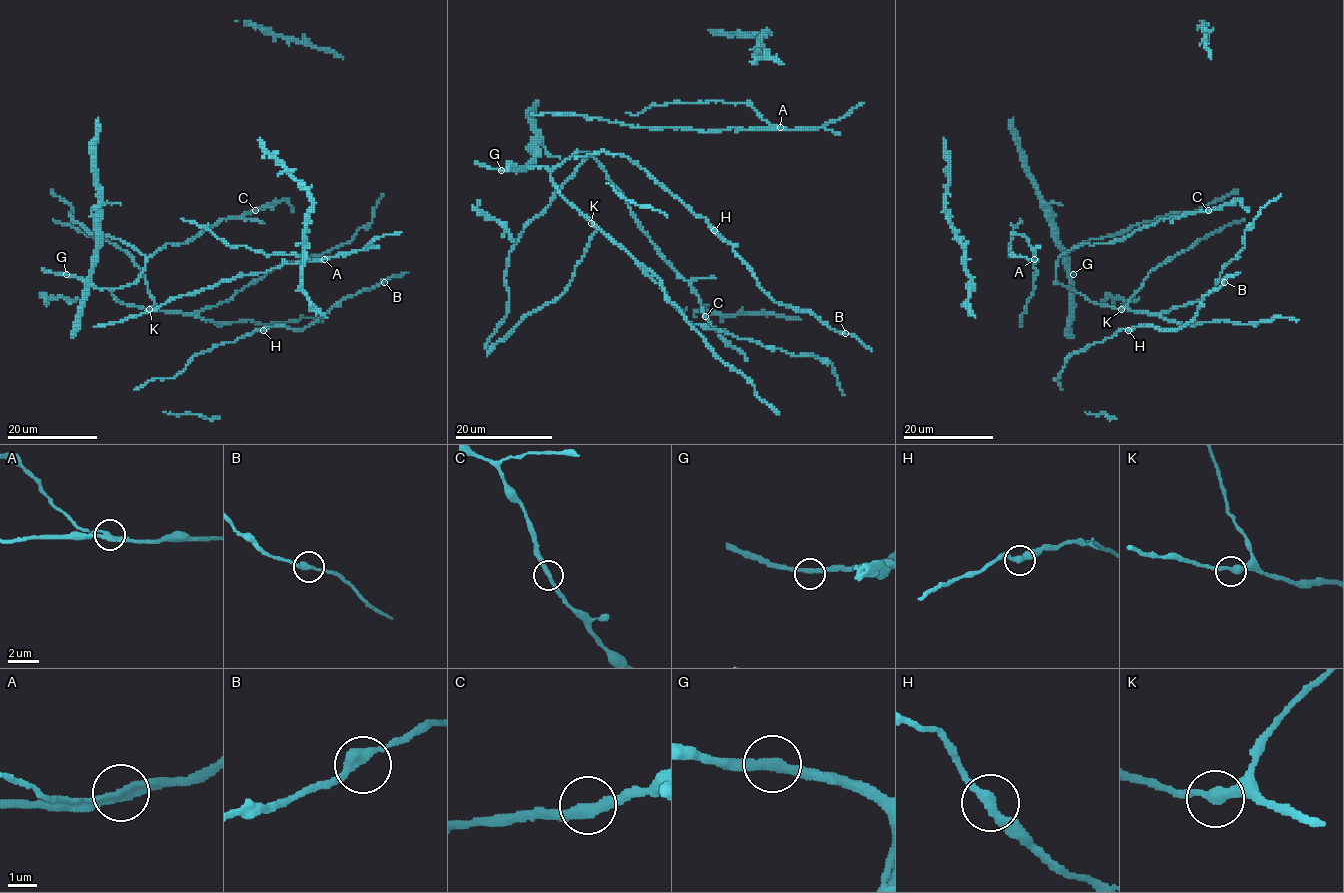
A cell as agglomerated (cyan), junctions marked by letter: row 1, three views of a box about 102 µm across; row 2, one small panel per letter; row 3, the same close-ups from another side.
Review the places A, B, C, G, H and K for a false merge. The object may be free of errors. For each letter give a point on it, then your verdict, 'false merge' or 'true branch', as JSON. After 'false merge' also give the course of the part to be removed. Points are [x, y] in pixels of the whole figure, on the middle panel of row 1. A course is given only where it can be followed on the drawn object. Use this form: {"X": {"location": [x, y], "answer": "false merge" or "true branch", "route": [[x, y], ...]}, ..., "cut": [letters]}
{"A": {"location": [780, 127], "answer": "false merge", "route": [[779, 128], [771, 127], [747, 103], [676, 102], [652, 106], [635, 116], [625, 112]]}, "B": {"location": [845, 333], "answer": "true branch"}, "C": {"location": [705, 316], "answer": "true branch"}, "G": {"location": [501, 170], "answer": "true branch"}, "H": {"location": [714, 230], "answer": "true branch"}, "K": {"location": [591, 223], "answer": "true branch"}, "cut": ["A"]}

